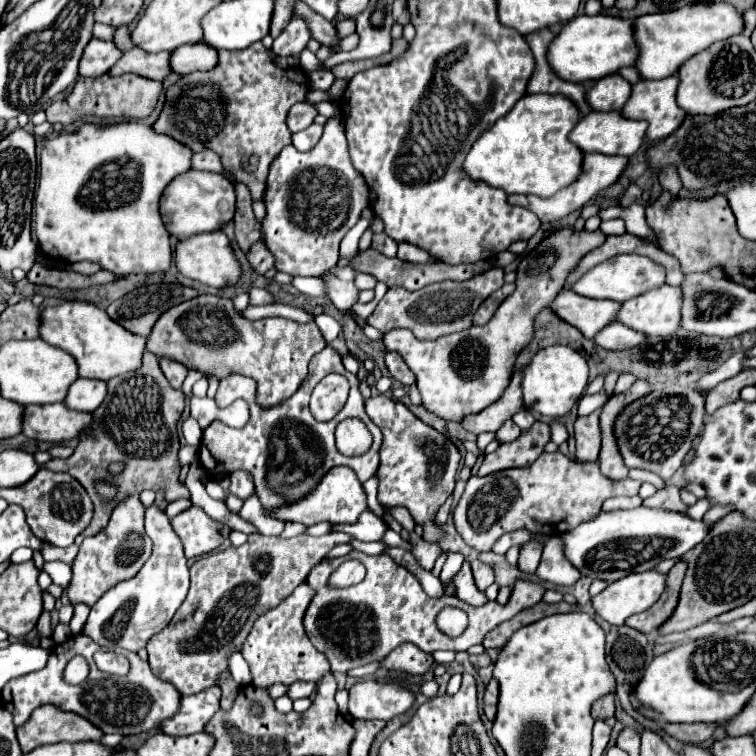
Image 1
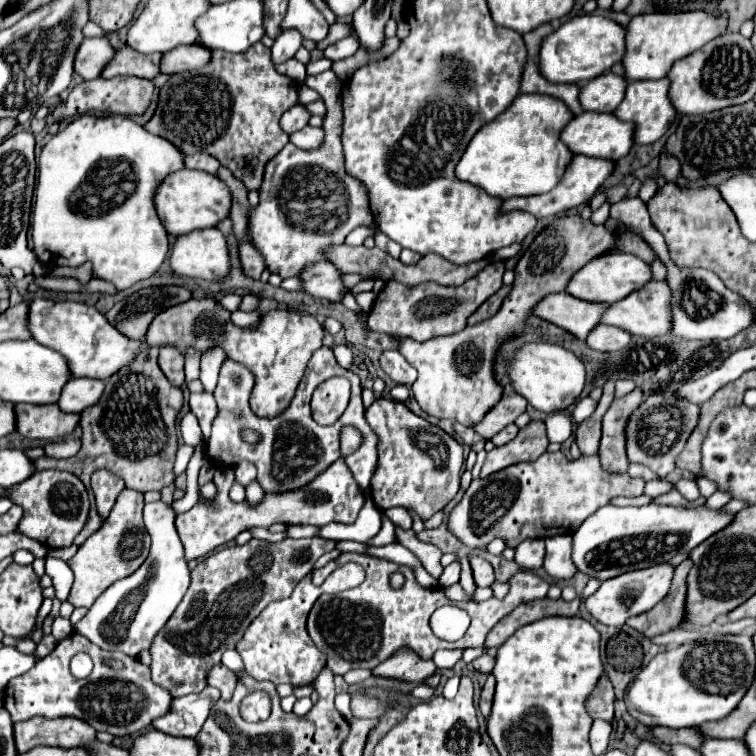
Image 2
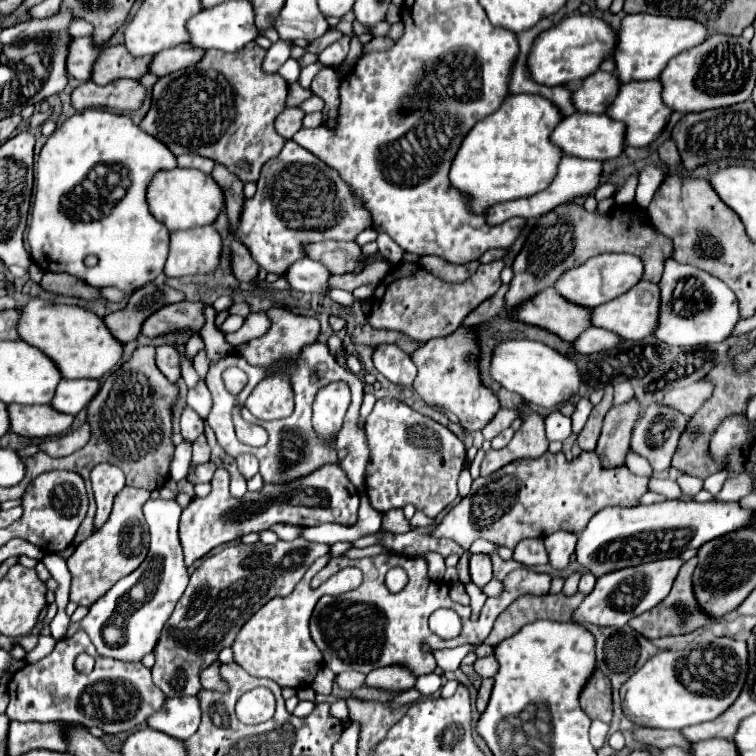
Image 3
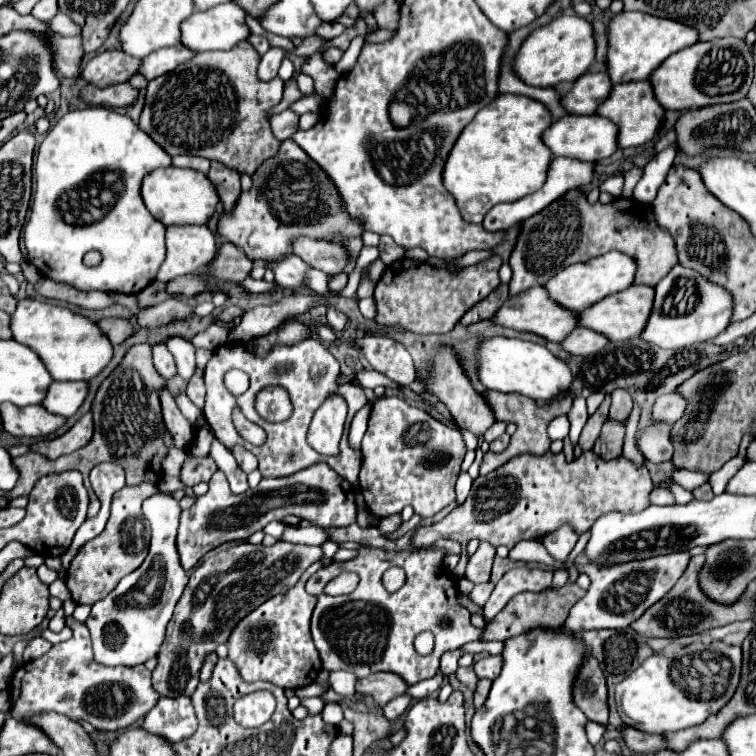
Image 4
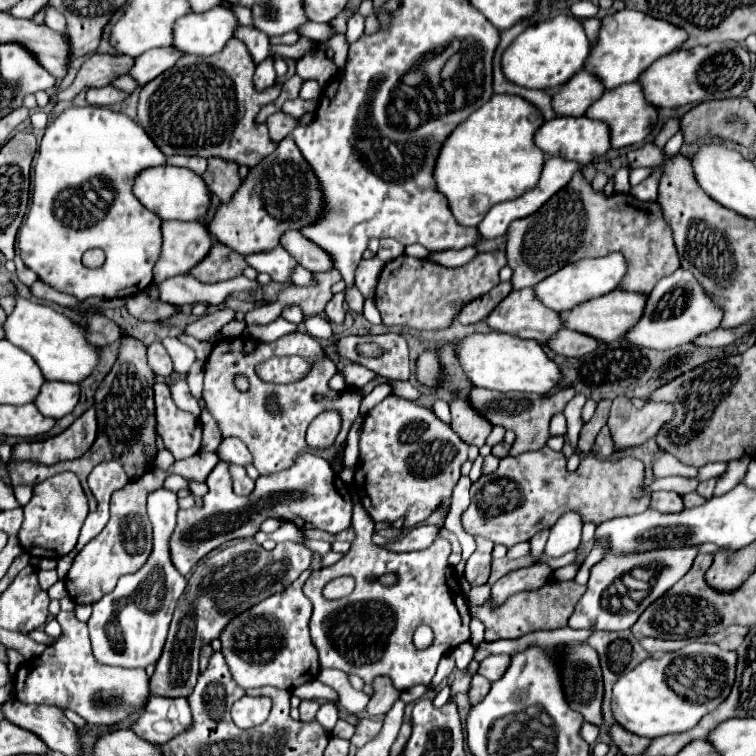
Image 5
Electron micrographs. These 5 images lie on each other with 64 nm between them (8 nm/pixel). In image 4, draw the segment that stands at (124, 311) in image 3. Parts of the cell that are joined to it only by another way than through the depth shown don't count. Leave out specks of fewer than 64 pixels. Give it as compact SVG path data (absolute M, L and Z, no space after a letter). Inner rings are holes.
M152 282L144 290L140 290L136 294L136 298L138 298L138 308L150 308L150 306L156 306L156 304L172 298L172 294L166 290L164 282ZM102 318L98 324L112 344L122 344L126 338L134 334L132 320L128 318Z

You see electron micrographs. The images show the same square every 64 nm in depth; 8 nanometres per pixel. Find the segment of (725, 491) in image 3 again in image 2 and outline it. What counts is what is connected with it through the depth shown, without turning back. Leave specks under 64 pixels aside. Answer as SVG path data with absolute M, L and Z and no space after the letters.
M714 492L710 498L706 498L704 506L710 508L710 510L714 510L714 508L722 508L722 506L728 504L728 502L730 502L730 496L728 496L728 494L724 494L724 492Z

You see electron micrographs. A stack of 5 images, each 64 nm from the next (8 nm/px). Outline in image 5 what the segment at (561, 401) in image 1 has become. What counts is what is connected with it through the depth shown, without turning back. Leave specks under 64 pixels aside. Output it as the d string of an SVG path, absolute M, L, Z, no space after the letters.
M490 332L490 334L472 334L456 344L456 354L462 362L464 372L476 386L498 390L498 392L526 392L548 396L562 380L560 366L550 360L536 340L522 340L506 332Z

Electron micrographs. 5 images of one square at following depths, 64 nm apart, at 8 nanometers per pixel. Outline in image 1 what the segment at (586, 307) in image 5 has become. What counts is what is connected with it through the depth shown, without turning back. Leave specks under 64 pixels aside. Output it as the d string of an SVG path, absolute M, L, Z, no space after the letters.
M678 286L656 288L622 304L616 320L648 336L670 336L680 328L682 290Z

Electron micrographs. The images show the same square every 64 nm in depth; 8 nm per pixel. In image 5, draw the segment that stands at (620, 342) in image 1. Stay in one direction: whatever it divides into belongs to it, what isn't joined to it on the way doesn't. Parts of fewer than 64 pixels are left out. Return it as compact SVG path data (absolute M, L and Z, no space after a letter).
M564 328L552 338L552 342L548 342L548 346L562 356L574 358L574 356L586 356L586 354L594 352L600 346L600 342L592 340L592 336L588 336L588 334L572 332L572 330Z

